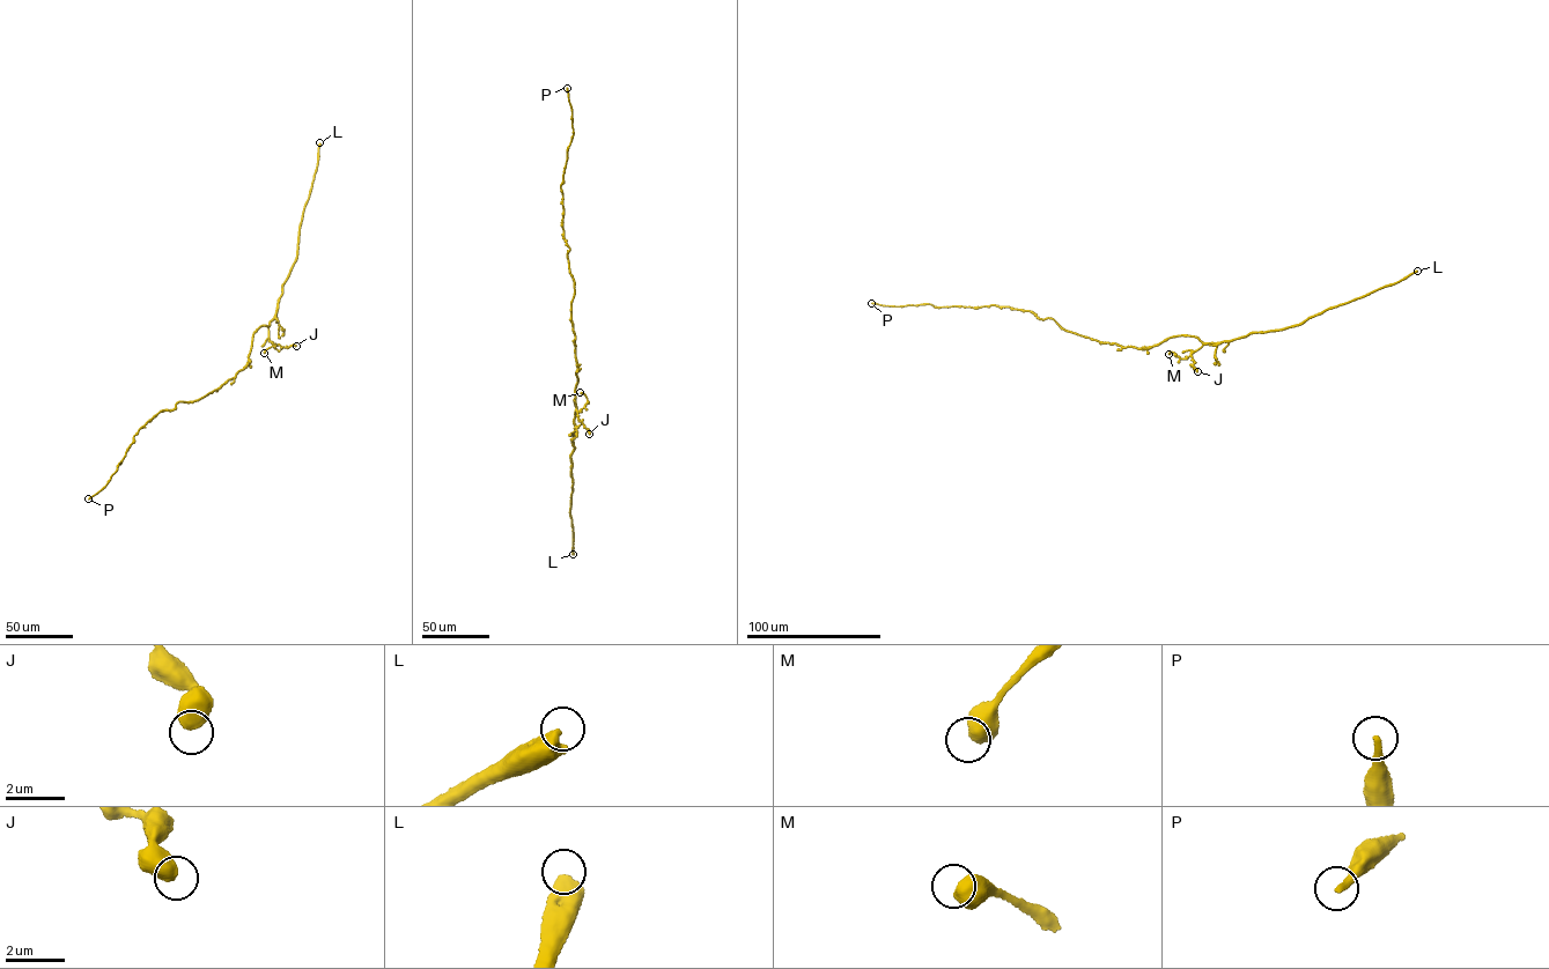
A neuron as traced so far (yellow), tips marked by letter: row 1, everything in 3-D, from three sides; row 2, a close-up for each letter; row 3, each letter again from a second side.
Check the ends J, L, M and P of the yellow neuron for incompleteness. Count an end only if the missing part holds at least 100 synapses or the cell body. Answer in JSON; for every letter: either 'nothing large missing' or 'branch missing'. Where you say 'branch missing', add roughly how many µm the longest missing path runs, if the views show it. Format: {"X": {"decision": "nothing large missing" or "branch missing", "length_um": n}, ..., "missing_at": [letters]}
{"J": {"decision": "nothing large missing"}, "L": {"decision": "nothing large missing"}, "M": {"decision": "nothing large missing"}, "P": {"decision": "branch missing", "length_um": 350}, "missing_at": ["P"]}

